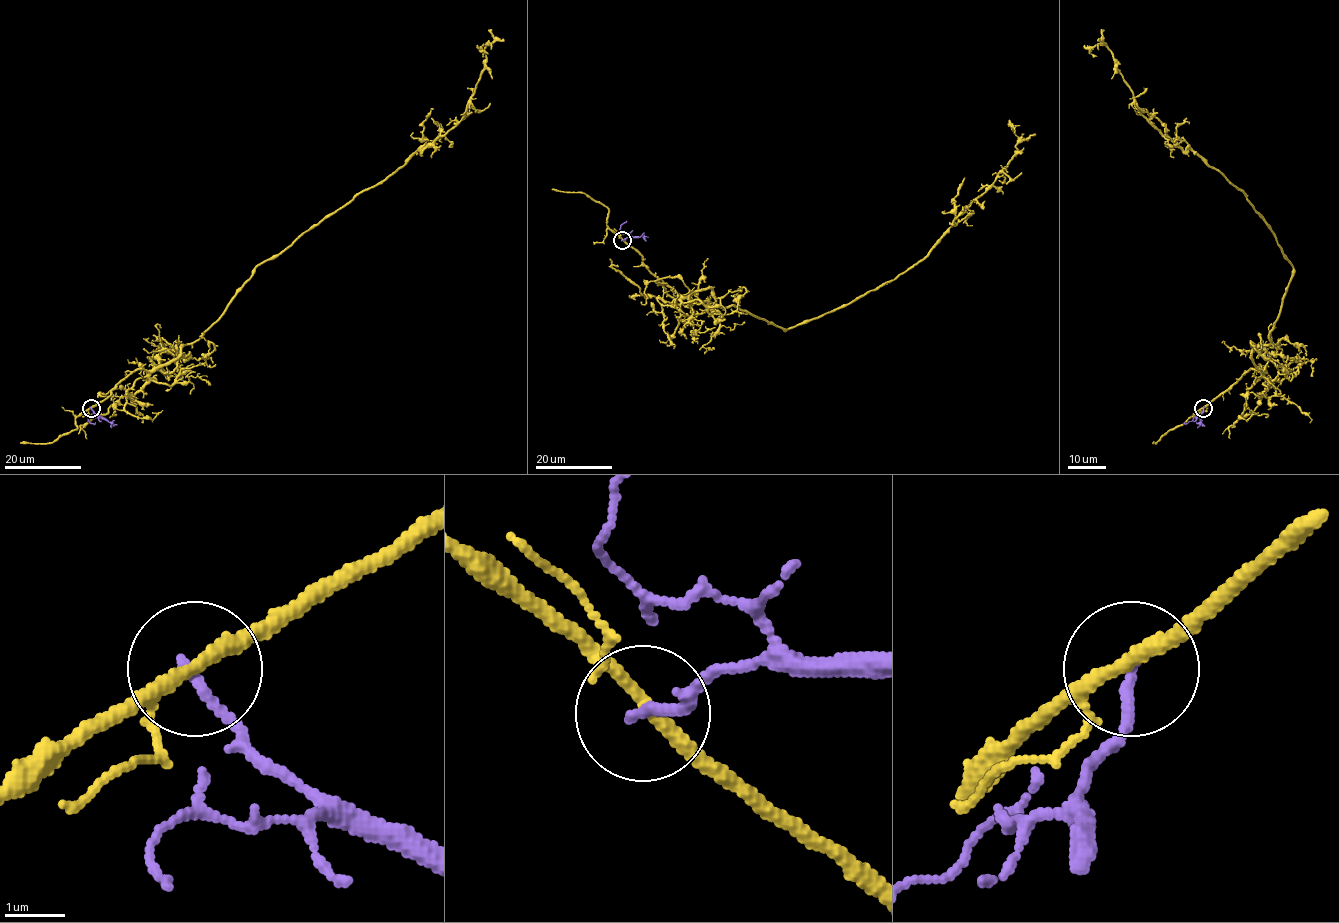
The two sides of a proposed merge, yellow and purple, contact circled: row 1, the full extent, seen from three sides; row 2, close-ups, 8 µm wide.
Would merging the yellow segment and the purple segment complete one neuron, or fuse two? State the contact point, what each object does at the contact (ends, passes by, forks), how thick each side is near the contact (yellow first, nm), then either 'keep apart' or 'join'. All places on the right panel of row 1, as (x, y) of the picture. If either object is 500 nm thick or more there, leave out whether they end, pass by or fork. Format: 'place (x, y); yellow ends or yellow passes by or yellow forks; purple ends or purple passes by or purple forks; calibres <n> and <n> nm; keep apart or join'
place (1203, 408); yellow passes by; purple ends; calibres 240 and 170 nm; keep apart

